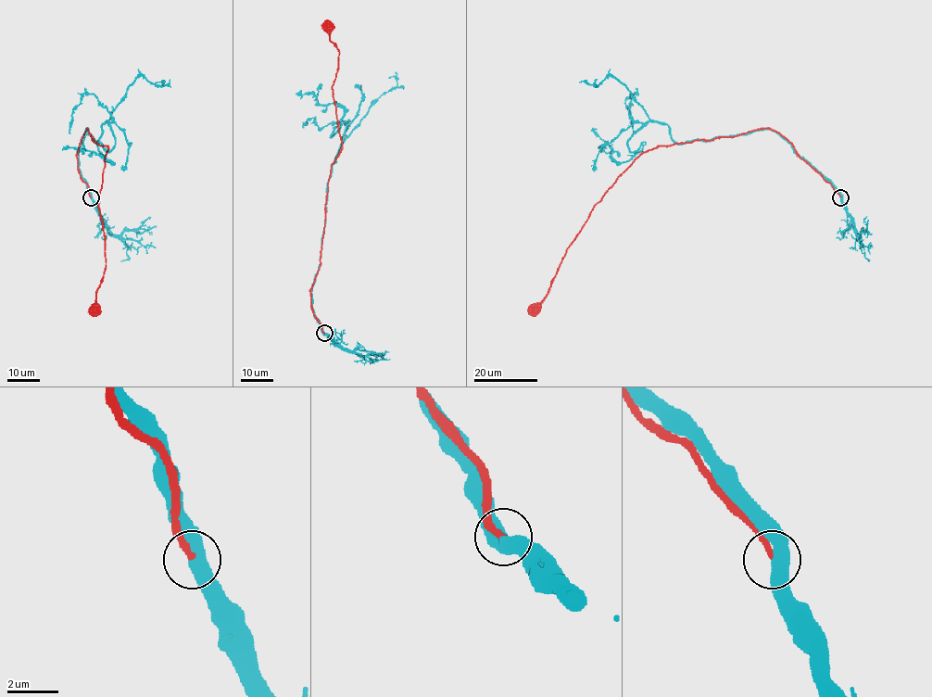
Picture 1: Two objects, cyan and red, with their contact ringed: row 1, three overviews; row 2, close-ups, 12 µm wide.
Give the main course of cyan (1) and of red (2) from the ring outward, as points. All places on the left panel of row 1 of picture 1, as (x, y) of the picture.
1: (91, 197), (78, 146), (87, 129), (97, 143), (108, 122), (115, 146), (97, 148), (110, 163), (62, 150)
2: (91, 197), (77, 158), (87, 129), (93, 140), (108, 147), (99, 207), (106, 264), (95, 310)

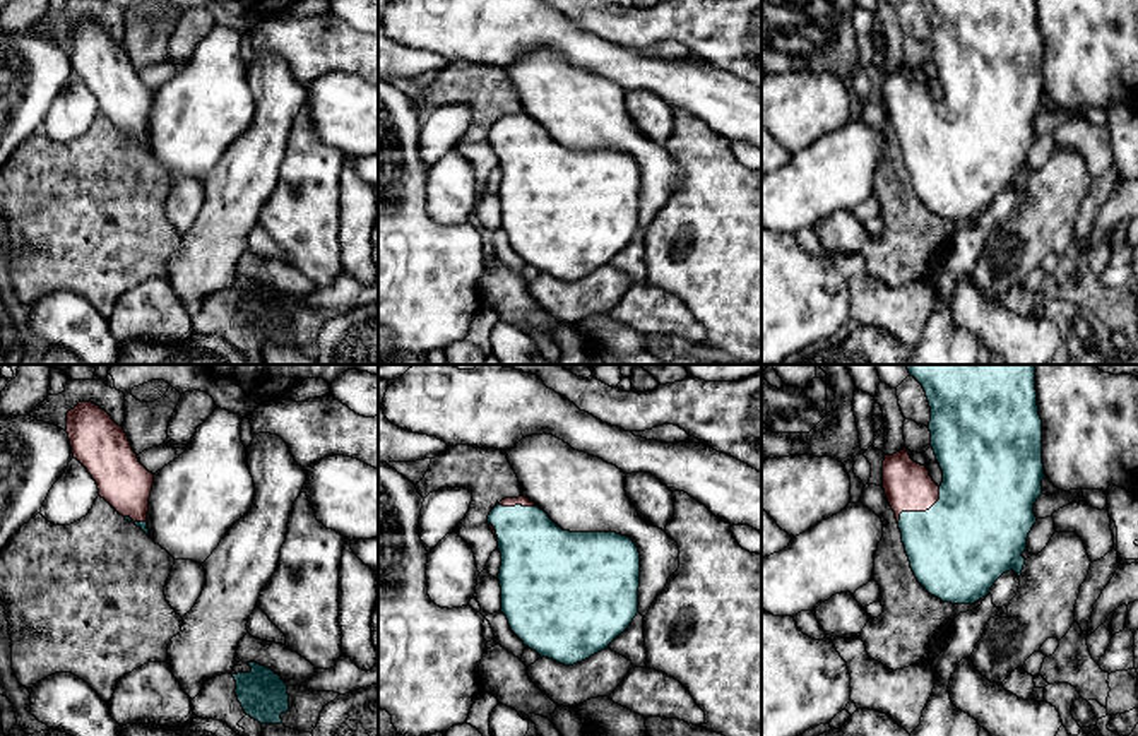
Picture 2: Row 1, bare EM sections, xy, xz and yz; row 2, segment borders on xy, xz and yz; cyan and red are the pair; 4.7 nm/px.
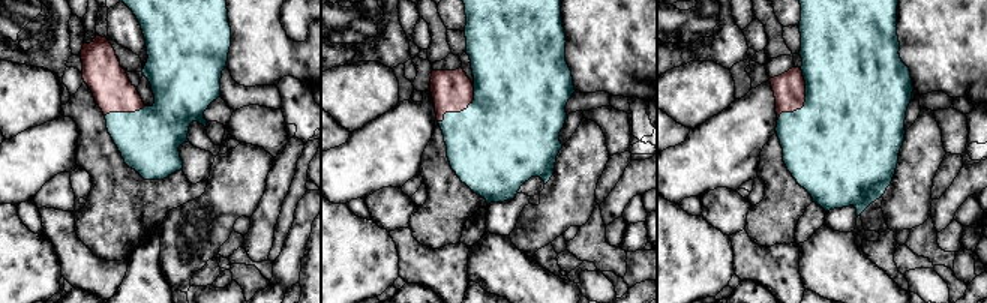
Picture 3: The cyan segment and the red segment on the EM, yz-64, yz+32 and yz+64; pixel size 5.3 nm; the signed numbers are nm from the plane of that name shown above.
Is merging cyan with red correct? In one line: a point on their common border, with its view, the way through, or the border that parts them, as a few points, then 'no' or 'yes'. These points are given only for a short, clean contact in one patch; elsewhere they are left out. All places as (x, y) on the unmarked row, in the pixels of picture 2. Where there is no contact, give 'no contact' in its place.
yz (921, 129) | yes

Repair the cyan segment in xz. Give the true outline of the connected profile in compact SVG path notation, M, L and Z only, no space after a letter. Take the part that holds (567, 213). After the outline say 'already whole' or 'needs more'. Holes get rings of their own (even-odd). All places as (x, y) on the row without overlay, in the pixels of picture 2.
M527 113L505 115L488 132L501 183L501 229L541 274L573 282L604 267L638 229L640 169L616 149L570 149Z | needs more

